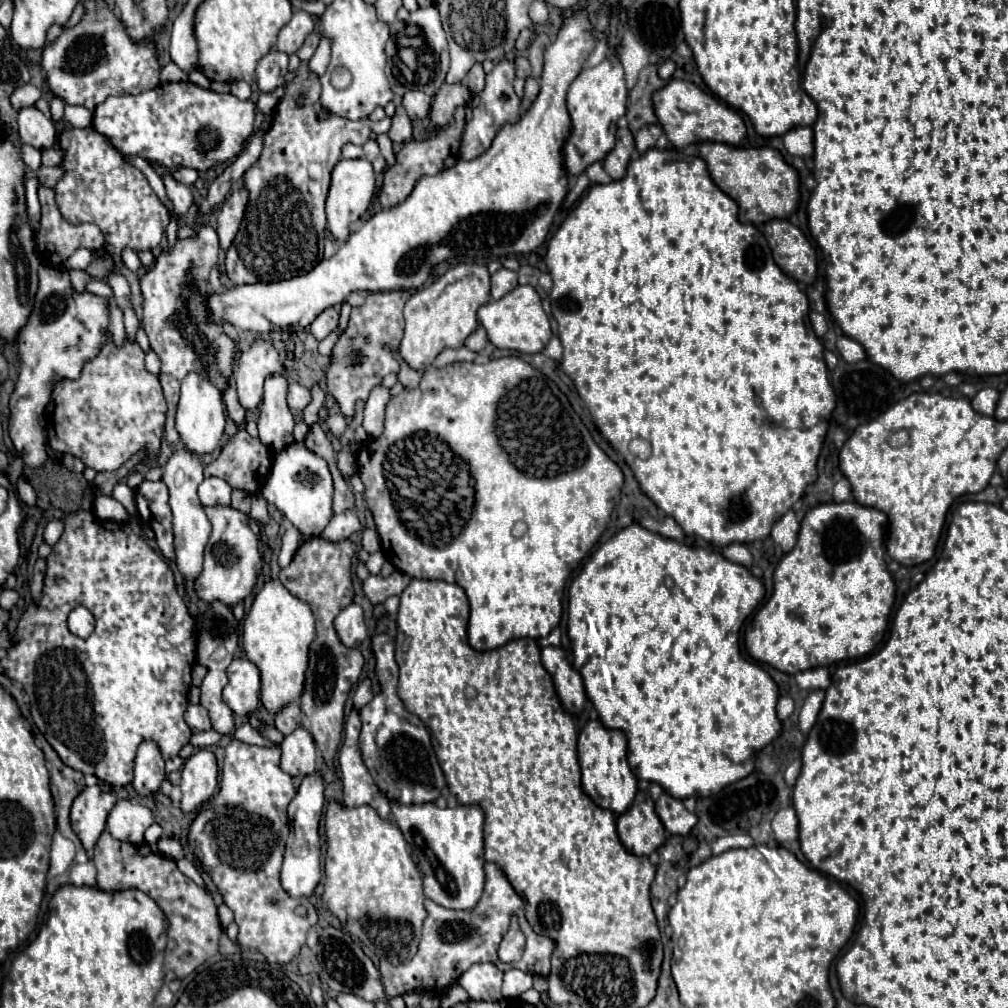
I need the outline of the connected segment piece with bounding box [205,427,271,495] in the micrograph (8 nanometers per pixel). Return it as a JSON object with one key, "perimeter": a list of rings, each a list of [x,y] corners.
{"perimeter":[[[241,427],[233,437],[227,439],[227,443],[221,449],[219,457],[205,467],[205,477],[221,477],[231,487],[243,489],[243,491],[253,495],[253,493],[261,491],[261,487],[263,487],[263,483],[265,483],[265,479],[269,475],[269,467],[271,467],[271,453],[269,453],[269,449],[257,437],[251,437]]]}

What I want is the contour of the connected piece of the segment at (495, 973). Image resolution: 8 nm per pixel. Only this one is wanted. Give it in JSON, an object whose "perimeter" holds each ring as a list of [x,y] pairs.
{"perimeter":[[[477,963],[461,975],[459,985],[473,1001],[501,1001],[501,981],[503,973],[493,963]]]}

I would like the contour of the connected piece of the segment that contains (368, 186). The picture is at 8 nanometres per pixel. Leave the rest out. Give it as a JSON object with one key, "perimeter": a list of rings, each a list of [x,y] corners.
{"perimeter":[[[341,159],[335,169],[331,171],[331,187],[327,195],[327,227],[331,235],[339,241],[345,241],[349,237],[349,227],[353,221],[357,221],[369,207],[369,201],[375,191],[375,173],[367,159]]]}

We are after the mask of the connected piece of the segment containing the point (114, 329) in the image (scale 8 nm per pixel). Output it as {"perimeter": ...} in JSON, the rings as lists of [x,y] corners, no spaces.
{"perimeter":[[[111,305],[111,325],[109,325],[113,343],[117,349],[121,349],[125,345],[125,327],[123,327],[123,313]]]}

